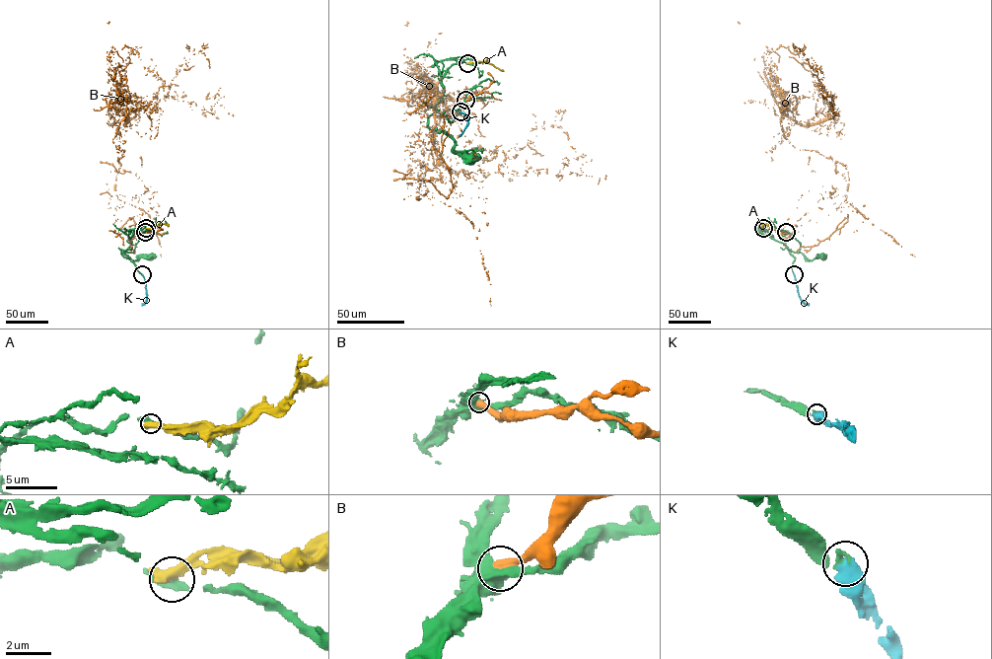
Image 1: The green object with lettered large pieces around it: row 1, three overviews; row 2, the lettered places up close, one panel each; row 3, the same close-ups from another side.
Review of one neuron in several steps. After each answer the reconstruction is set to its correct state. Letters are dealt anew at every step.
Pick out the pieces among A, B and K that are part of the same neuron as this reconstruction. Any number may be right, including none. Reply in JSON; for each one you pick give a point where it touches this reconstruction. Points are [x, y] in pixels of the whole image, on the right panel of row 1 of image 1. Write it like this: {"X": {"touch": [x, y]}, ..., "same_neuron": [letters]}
{"K": {"touch": [794, 274]}, "same_neuron": ["K"]}

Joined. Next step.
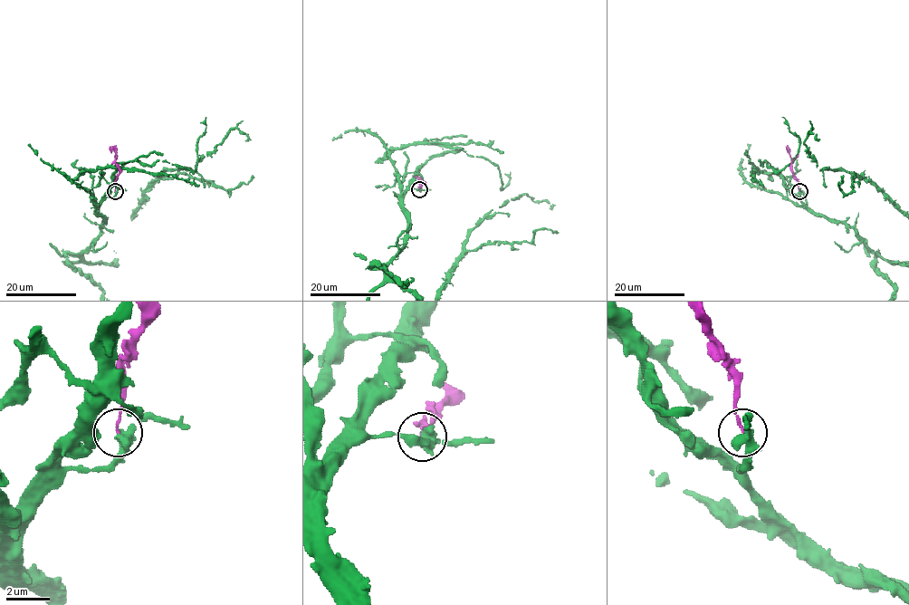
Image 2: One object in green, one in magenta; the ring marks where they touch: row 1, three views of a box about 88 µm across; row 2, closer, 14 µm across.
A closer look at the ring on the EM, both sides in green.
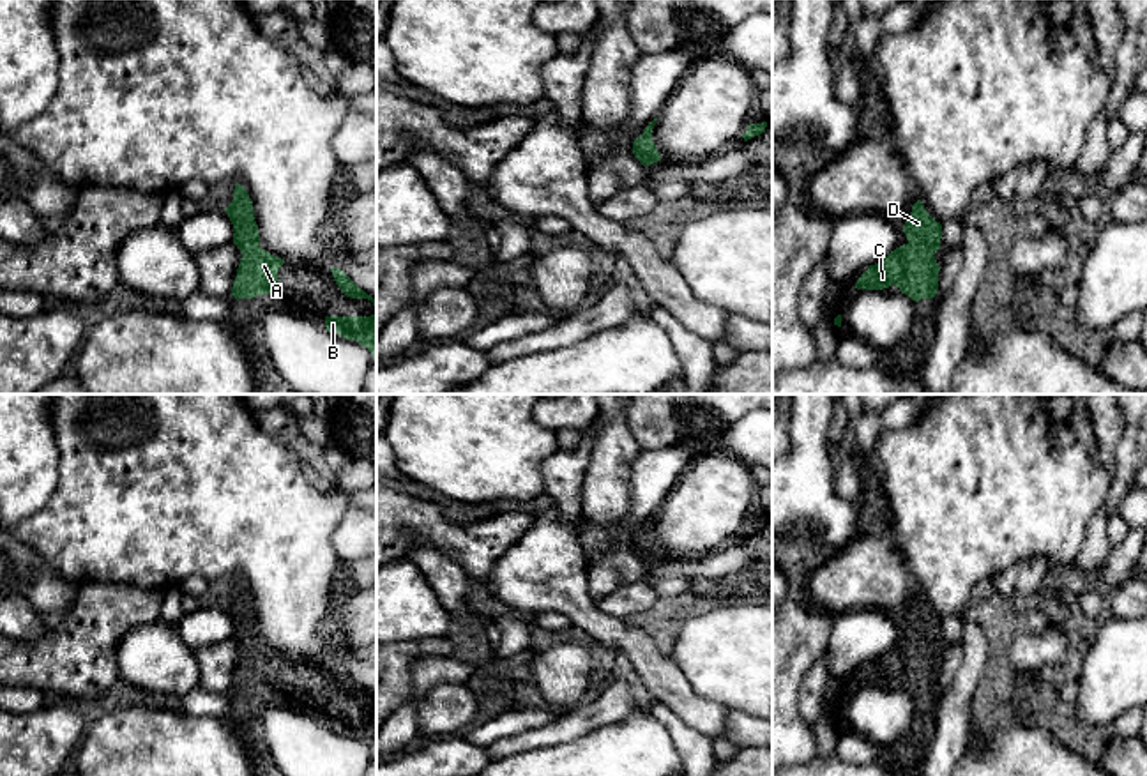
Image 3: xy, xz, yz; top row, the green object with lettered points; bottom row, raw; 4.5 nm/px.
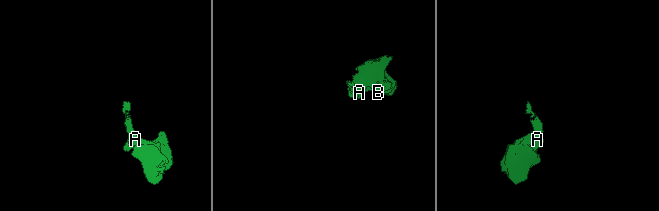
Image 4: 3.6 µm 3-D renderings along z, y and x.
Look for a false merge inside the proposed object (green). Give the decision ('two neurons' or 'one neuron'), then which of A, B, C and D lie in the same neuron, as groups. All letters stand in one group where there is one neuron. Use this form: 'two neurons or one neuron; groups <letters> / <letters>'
one neuron; groups A B C D

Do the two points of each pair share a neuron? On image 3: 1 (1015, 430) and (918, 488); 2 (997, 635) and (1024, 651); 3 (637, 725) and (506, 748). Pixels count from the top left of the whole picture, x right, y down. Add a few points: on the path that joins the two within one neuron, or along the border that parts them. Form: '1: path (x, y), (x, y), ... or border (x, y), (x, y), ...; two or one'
1: path (990, 449), (958, 481), (942, 485); one
2: border (1048, 623), (1010, 644), (1008, 663), (1015, 670); two
3: border (626, 718), (548, 746); two

